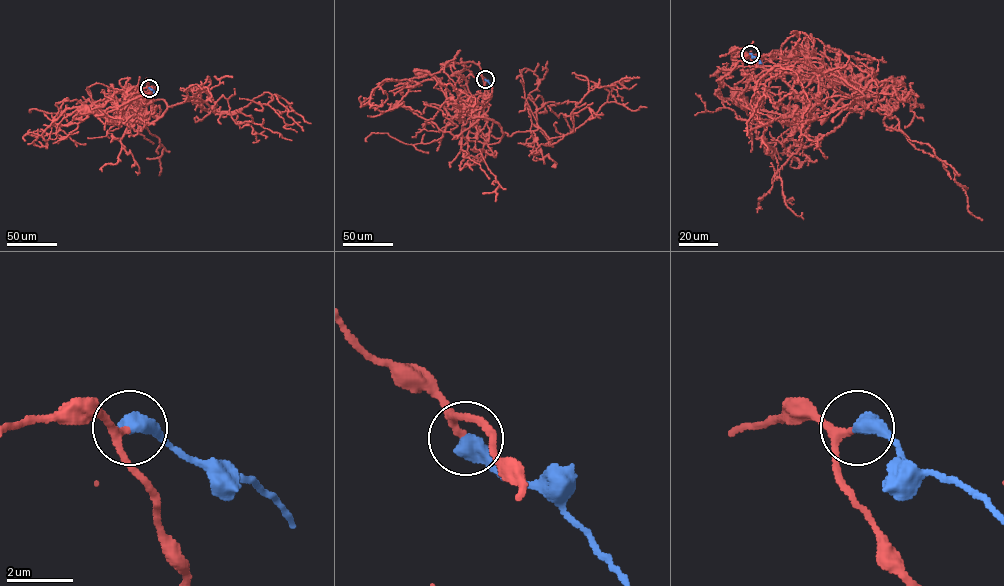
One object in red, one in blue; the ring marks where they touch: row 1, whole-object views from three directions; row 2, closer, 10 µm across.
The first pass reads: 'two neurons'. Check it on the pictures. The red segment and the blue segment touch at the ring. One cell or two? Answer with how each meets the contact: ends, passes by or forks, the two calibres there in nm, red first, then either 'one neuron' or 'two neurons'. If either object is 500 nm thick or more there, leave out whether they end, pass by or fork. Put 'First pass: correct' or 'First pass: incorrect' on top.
First pass: incorrect
calibres 200 and 550 nm; one neuron

